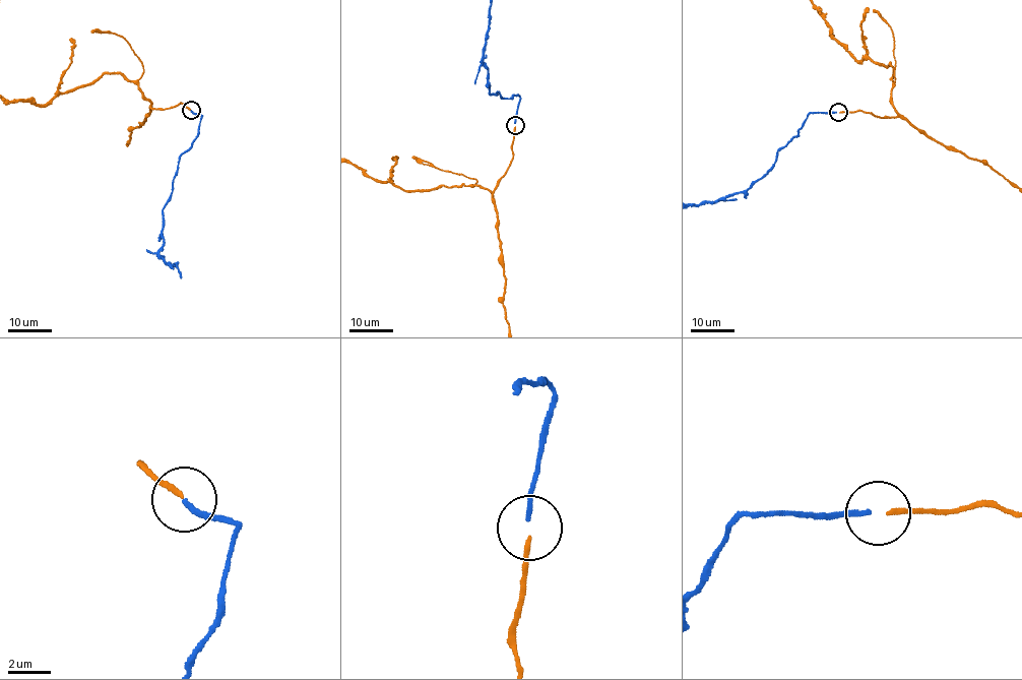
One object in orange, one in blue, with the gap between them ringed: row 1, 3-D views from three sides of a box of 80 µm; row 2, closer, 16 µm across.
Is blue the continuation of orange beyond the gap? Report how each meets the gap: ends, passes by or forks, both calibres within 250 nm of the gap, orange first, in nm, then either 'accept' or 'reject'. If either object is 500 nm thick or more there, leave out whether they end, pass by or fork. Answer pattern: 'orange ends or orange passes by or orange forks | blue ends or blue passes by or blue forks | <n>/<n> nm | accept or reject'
orange ends | blue ends | 200/240 nm | accept

